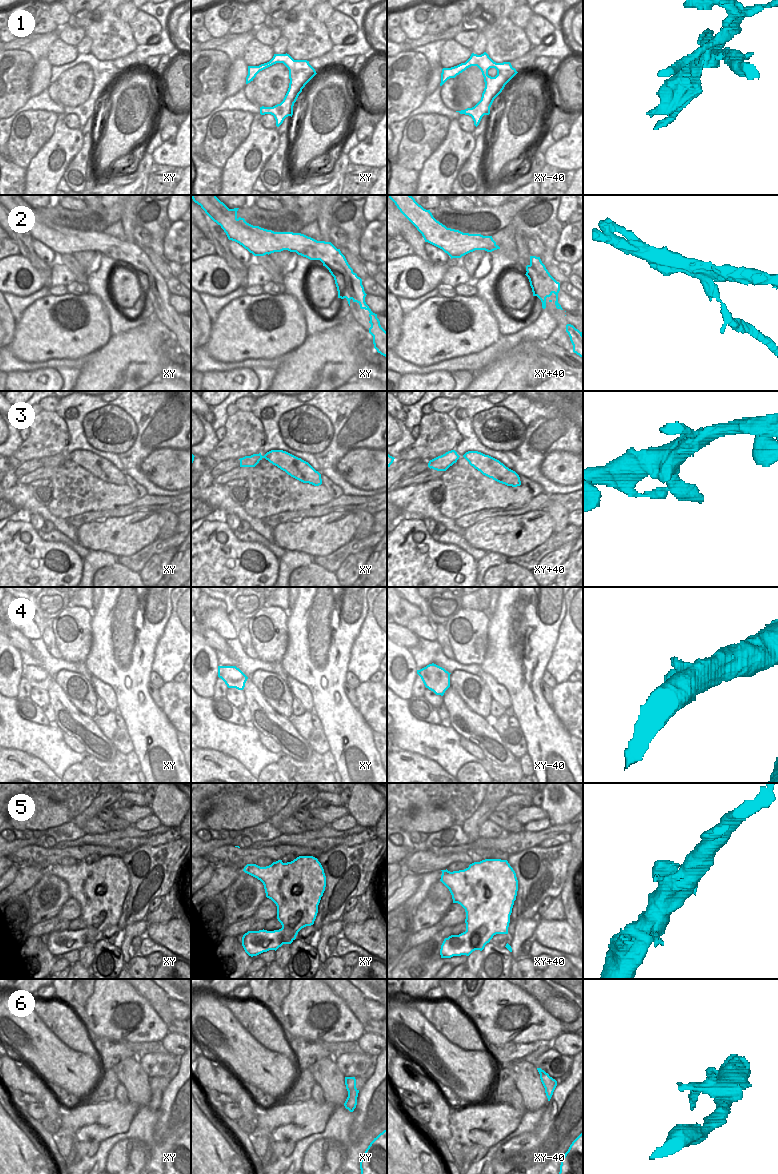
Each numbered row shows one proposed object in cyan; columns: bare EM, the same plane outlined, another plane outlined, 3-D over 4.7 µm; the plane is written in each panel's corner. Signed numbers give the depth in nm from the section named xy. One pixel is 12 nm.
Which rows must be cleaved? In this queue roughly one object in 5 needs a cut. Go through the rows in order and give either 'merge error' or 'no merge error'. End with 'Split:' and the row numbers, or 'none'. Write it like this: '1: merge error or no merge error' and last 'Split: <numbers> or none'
1: no merge error
2: merge error
3: no merge error
4: no merge error
5: no merge error
6: no merge error
Split: 2

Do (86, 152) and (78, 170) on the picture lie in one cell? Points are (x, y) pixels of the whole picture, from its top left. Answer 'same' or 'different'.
same

